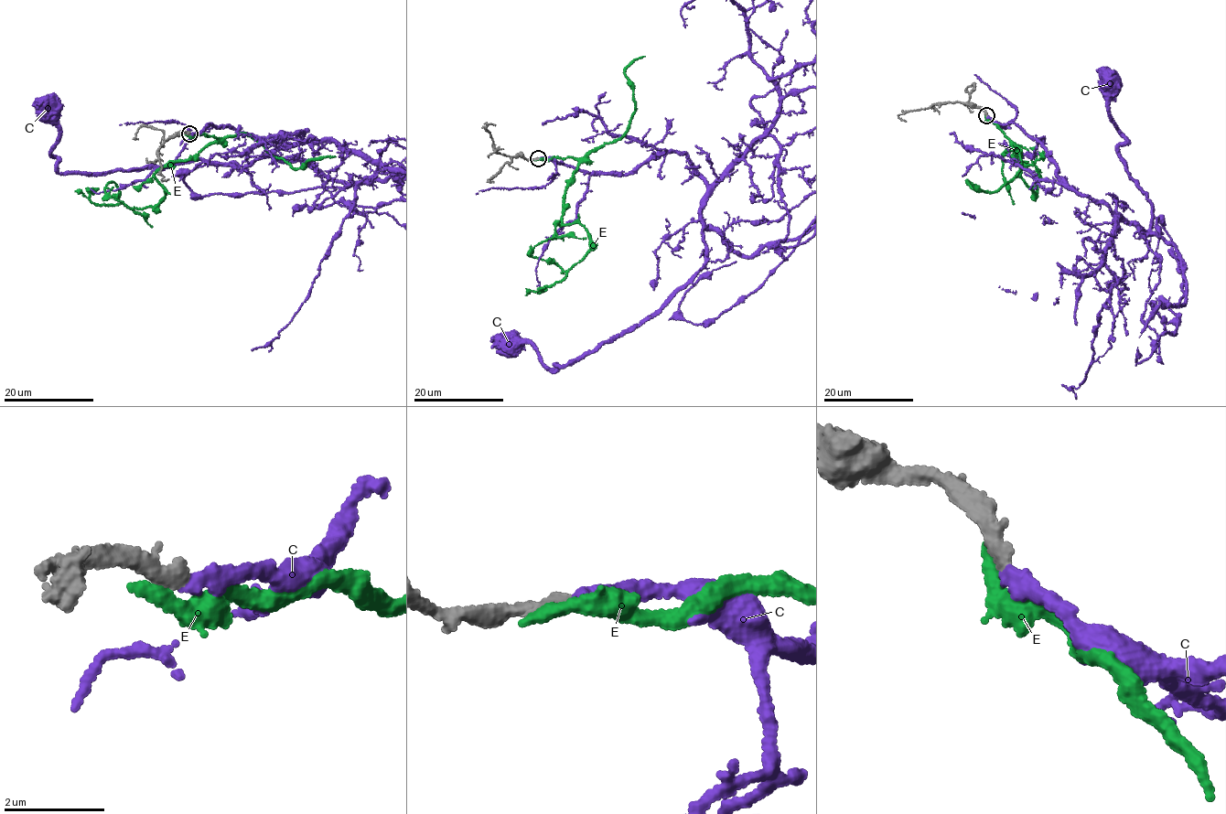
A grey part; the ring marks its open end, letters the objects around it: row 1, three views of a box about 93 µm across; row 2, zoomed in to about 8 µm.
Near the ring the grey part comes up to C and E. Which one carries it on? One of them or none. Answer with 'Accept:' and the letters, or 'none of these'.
Accept: C

